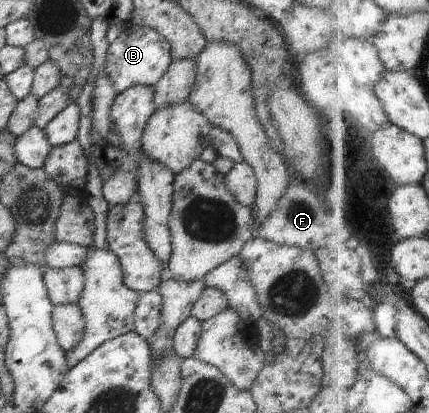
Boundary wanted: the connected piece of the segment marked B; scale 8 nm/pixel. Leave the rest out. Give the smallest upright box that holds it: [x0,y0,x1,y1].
[103,23,173,94]

